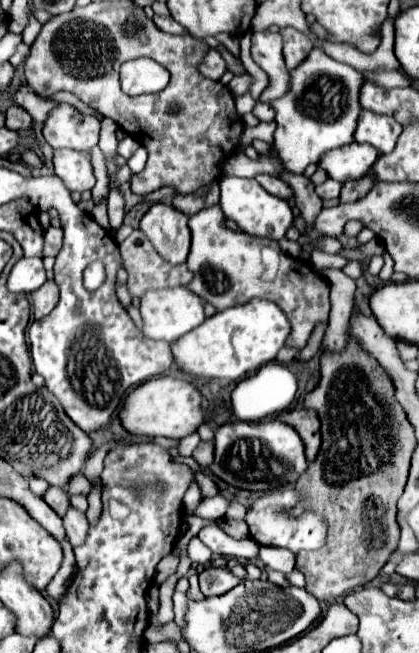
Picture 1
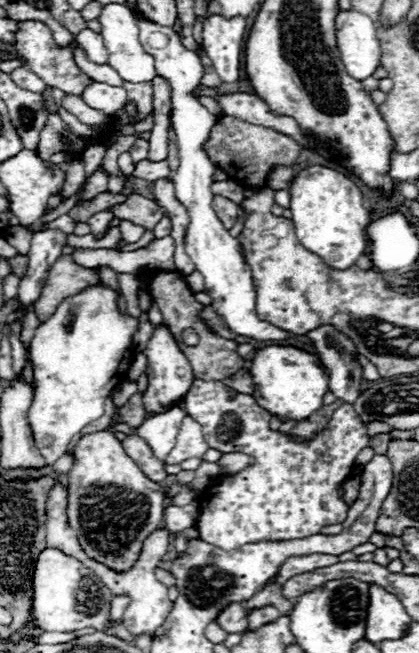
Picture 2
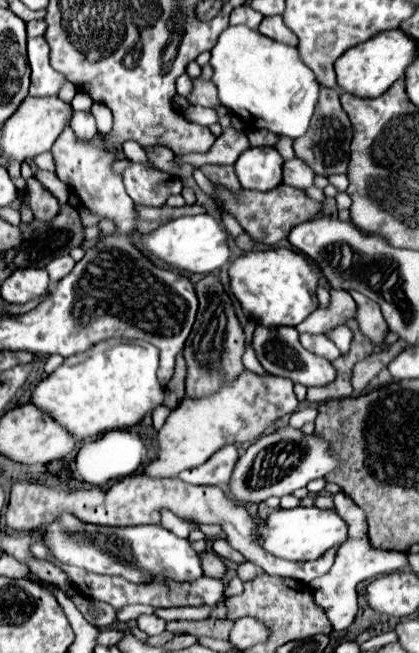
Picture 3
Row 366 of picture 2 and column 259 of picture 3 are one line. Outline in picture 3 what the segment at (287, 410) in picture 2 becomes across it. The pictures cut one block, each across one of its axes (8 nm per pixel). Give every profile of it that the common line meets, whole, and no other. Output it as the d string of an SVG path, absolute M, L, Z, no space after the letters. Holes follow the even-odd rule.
M276 248L264 252L244 252L230 264L228 276L232 296L256 324L270 328L296 326L318 308L318 276L308 260L294 250Z

